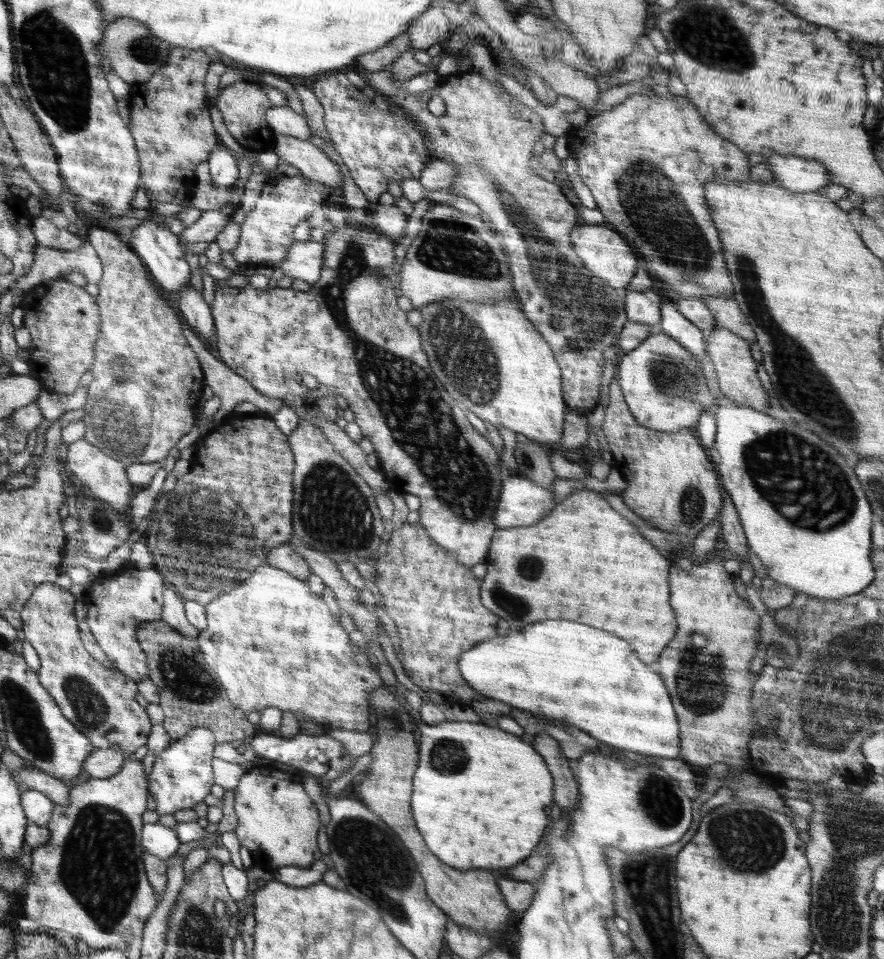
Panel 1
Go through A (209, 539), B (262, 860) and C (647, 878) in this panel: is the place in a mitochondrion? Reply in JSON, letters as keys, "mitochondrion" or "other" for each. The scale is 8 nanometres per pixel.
{"A":"mitochondrion","B":"other","C":"mitochondrion"}

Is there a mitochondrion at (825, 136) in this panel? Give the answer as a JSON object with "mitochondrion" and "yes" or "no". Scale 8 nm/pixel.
{"mitochondrion":"no"}

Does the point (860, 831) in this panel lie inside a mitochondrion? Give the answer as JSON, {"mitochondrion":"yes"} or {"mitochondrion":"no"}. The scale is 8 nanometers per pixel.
{"mitochondrion":"yes"}

